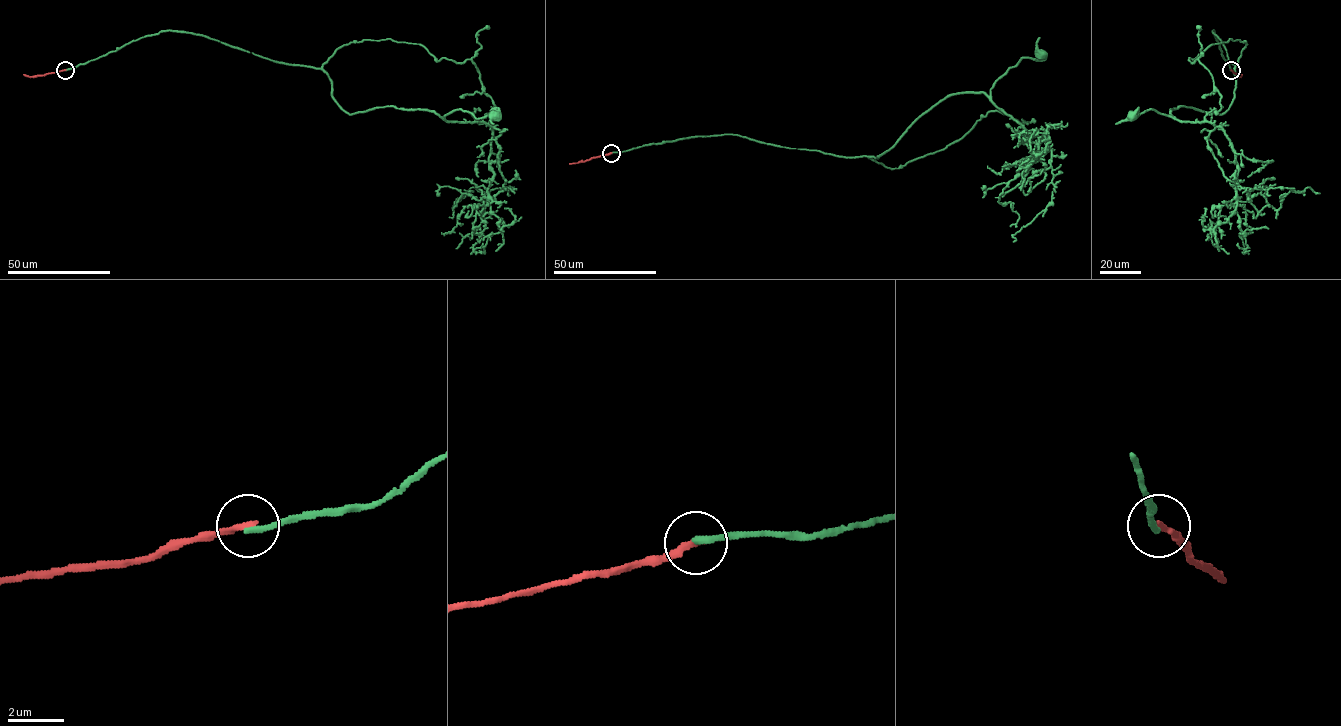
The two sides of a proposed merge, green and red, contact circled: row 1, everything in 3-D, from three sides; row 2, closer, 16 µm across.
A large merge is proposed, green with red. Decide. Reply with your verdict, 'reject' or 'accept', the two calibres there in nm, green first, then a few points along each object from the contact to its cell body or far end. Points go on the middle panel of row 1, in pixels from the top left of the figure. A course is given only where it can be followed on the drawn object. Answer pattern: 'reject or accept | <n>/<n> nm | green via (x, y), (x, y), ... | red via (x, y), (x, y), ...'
reject | 240/240 nm | green via (611, 153), (726, 134), (877, 158), (939, 102), (964, 93), (990, 98), (995, 82), (1022, 57), (1042, 54) | red via (611, 153), (569, 164)

